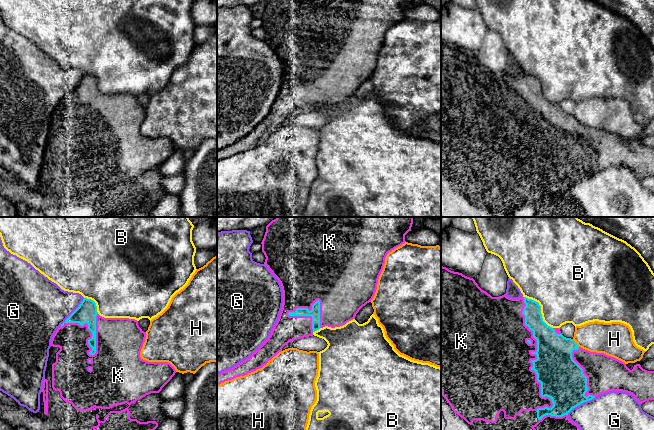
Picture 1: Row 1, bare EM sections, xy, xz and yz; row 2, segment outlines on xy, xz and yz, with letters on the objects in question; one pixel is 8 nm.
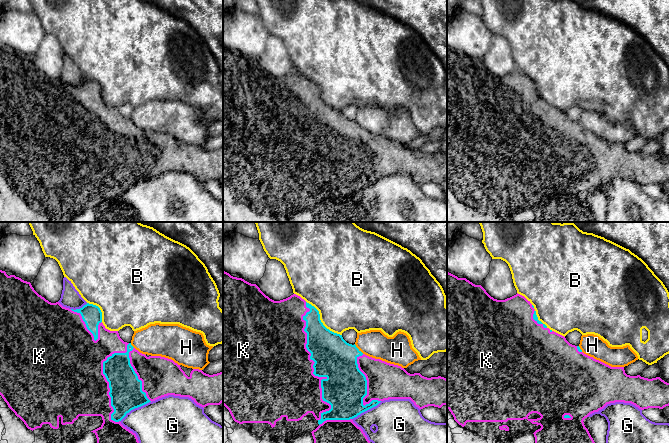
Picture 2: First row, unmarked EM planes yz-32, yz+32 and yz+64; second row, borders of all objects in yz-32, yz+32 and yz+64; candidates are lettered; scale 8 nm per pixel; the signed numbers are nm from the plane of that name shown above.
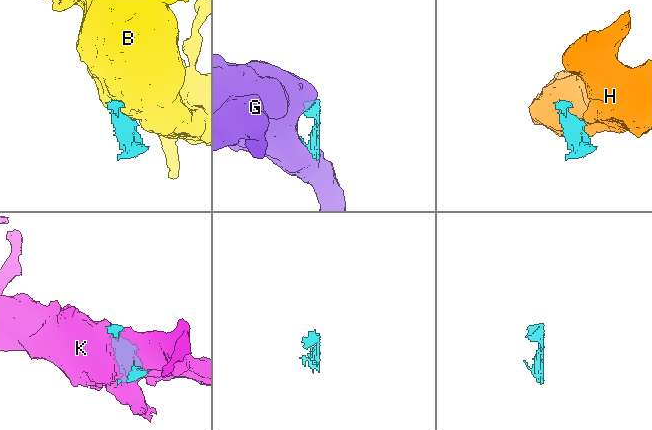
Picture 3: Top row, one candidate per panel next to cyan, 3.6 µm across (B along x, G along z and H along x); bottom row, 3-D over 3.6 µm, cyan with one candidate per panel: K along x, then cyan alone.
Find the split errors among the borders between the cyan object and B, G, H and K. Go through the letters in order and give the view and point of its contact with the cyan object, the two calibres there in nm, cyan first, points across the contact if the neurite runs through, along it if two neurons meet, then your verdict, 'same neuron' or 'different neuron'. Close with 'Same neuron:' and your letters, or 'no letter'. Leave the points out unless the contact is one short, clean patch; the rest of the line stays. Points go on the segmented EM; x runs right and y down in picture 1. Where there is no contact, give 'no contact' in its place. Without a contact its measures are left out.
B: contact yz (540, 309); calibres 180 and 480 nm; border yz (524, 296), (538, 303), (542, 319), (552, 328); different neuron
G: contact xy (73, 312); calibres 160 and 400 nm; different neuron
H: contact yz (576, 343); calibres 300 and 240 nm; different neuron
K: contact yz (531, 361); calibres 320 and 500 nm; same neuron
Same neuron: K

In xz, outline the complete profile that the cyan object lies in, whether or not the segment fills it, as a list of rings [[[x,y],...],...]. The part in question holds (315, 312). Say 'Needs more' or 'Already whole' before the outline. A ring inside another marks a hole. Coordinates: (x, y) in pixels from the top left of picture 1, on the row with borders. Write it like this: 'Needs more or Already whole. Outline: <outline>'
Needs more. Outline: [[[277,217],[266,226],[266,232],[261,242],[262,252],[266,259],[264,264],[278,279],[283,291],[283,304],[279,318],[274,325],[268,339],[245,361],[242,361],[233,368],[217,374],[217,385],[232,380],[236,377],[245,376],[248,373],[254,372],[262,368],[274,356],[282,351],[282,348],[290,341],[300,338],[313,336],[313,333],[325,326],[335,328],[345,325],[347,322],[355,319],[359,310],[373,299],[379,276],[385,264],[385,258],[389,252],[404,244],[405,235],[411,231],[414,217]]]

